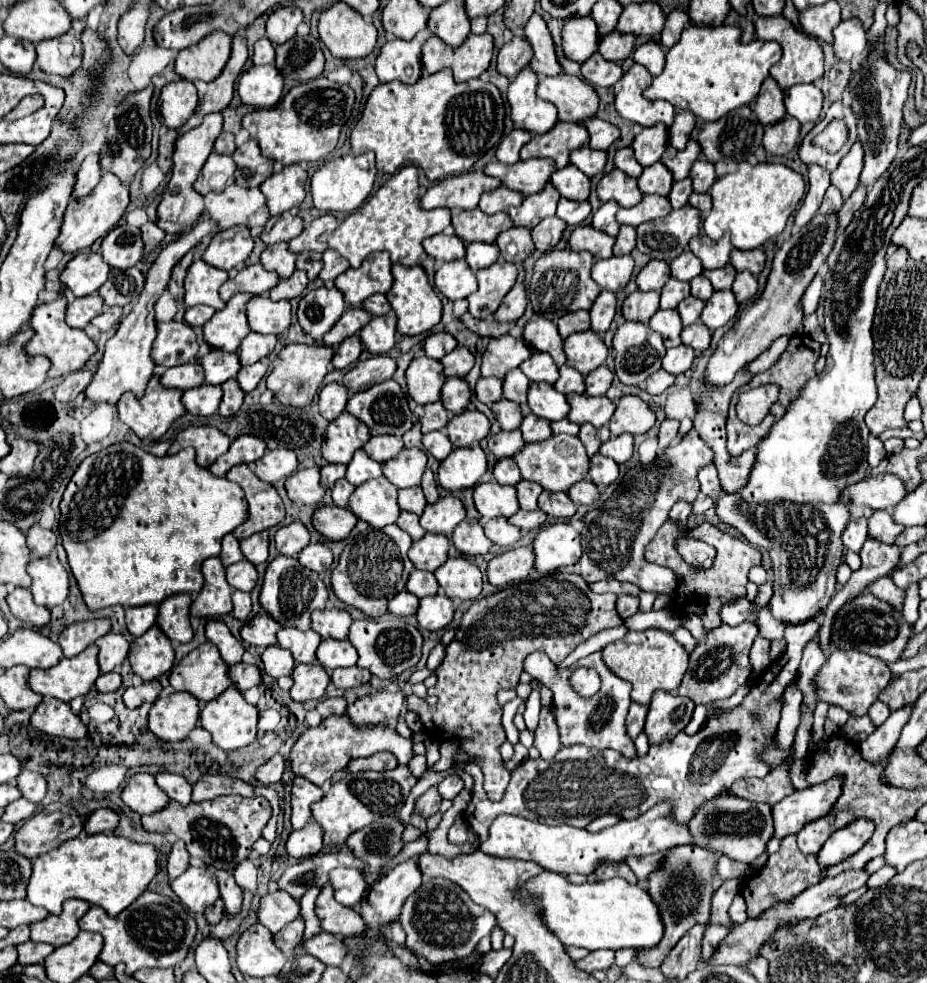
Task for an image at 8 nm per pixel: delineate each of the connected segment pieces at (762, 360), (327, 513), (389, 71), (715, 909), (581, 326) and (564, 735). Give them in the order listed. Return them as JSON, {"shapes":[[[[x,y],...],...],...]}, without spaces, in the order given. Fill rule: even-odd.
{"shapes":[[[[778,337],[766,351],[762,351],[762,355],[758,355],[758,359],[754,359],[754,363],[748,365],[748,371],[752,375],[758,375],[760,371],[770,369],[776,363],[776,359],[780,357],[780,353],[786,349],[786,345],[788,345],[788,339],[786,337]]],[[[324,505],[314,511],[312,523],[314,523],[314,529],[318,533],[322,533],[324,537],[328,537],[332,541],[342,541],[350,535],[350,531],[358,523],[358,519],[344,507]]],[[[416,39],[386,41],[374,67],[380,83],[386,83],[386,81],[416,83],[422,73],[420,43]]],[[[728,881],[716,889],[714,899],[712,899],[712,919],[710,919],[712,923],[722,923],[728,929],[732,929],[732,923],[728,919],[728,907],[736,891],[738,891],[738,881]]],[[[572,311],[572,313],[566,313],[558,319],[558,331],[560,331],[562,339],[566,339],[570,333],[586,331],[586,329],[590,329],[588,311]]],[[[534,651],[530,657],[524,659],[524,671],[530,673],[534,679],[540,679],[542,685],[550,687],[554,693],[554,711],[556,711],[556,723],[559,729],[560,741],[562,745],[586,745],[594,749],[616,749],[624,757],[634,757],[636,749],[632,739],[626,735],[626,713],[630,707],[630,691],[632,685],[618,675],[614,675],[606,663],[602,661],[602,655],[596,651],[588,657],[582,657],[578,663],[574,663],[570,668],[558,670],[556,665],[542,653]],[[580,667],[594,667],[602,679],[600,691],[590,697],[590,699],[580,699],[576,691],[569,683],[572,671]]]]}

